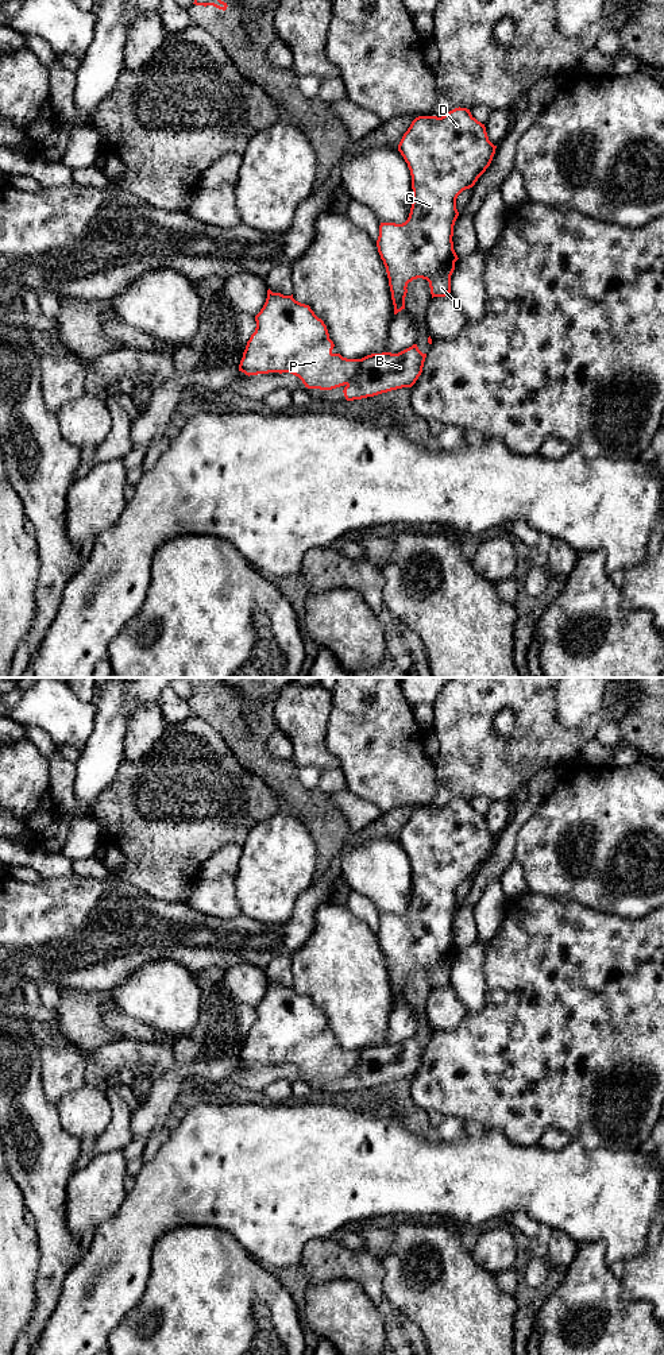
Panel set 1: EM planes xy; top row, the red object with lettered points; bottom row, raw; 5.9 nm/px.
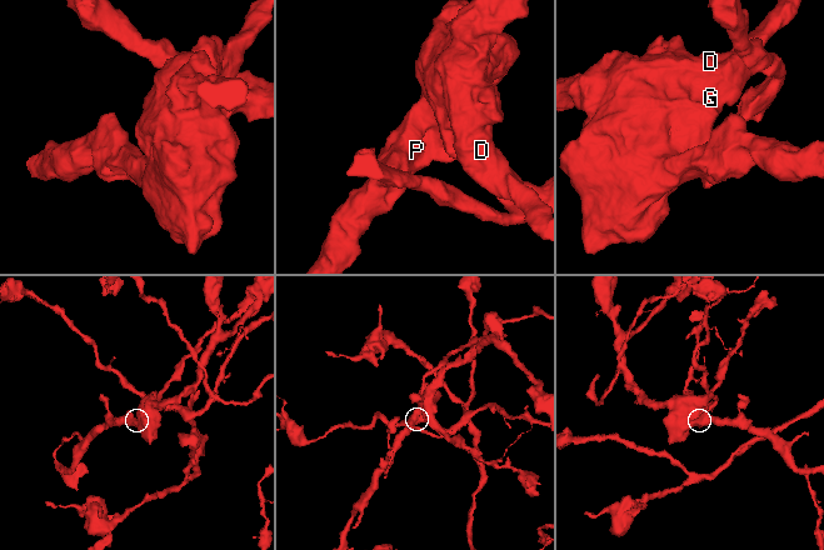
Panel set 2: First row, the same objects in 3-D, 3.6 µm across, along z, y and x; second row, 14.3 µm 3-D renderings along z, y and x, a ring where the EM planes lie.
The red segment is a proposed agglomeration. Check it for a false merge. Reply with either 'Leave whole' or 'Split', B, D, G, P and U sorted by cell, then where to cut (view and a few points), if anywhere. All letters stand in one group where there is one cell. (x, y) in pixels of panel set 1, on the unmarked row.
Leave whole. Groups: B D G P U. No split

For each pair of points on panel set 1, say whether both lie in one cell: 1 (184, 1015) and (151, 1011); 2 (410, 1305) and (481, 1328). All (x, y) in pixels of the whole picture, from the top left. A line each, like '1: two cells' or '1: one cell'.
1: one cell
2: one cell

